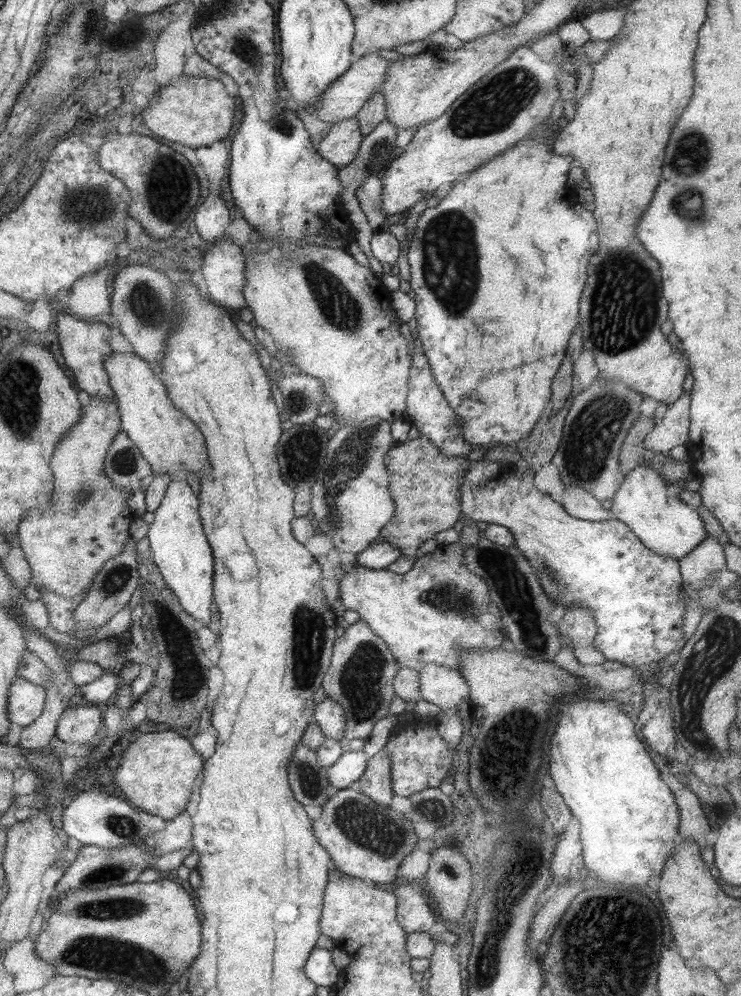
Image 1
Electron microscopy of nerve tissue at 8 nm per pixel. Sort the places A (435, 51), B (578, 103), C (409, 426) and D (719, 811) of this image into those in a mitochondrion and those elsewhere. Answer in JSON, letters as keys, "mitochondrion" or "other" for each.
{"A":"other","B":"other","C":"other","D":"other"}

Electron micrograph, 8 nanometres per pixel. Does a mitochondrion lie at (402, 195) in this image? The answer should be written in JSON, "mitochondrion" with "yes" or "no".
{"mitochondrion":"no"}

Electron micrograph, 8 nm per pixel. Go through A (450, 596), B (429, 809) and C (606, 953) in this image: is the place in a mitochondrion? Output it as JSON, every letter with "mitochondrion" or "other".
{"A":"mitochondrion","B":"mitochondrion","C":"mitochondrion"}

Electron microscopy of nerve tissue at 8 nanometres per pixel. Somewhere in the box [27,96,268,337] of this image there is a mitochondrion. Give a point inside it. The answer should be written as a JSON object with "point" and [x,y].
{"point":[94,207]}

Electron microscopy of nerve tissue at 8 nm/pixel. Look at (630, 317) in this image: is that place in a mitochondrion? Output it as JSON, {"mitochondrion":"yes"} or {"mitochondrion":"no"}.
{"mitochondrion":"yes"}

